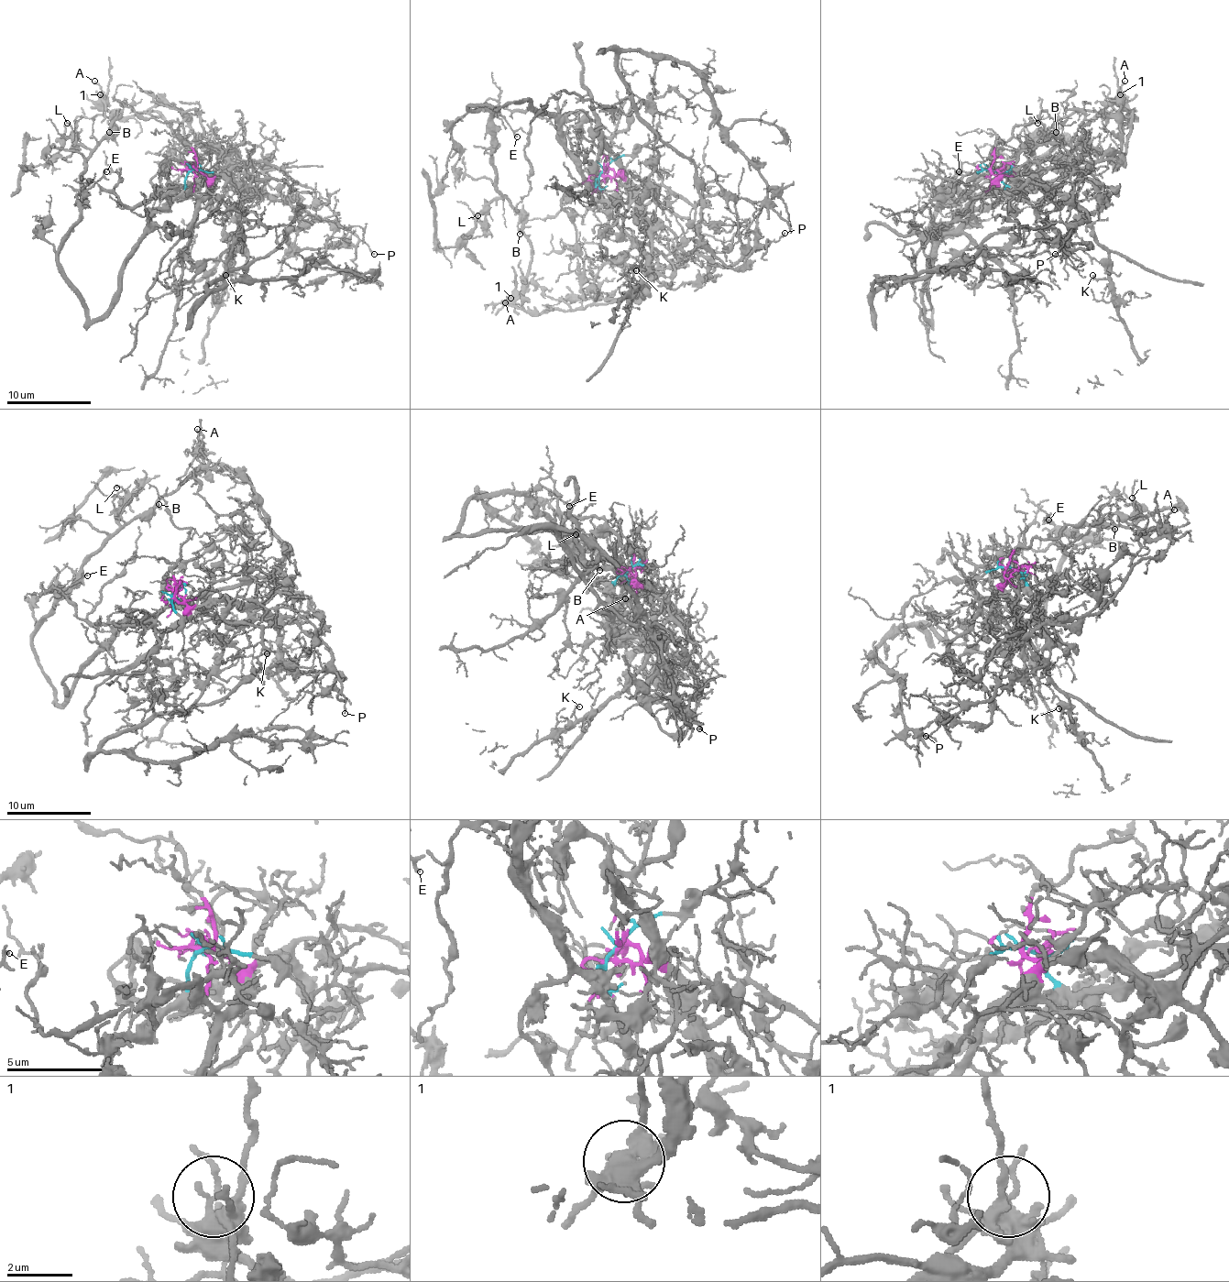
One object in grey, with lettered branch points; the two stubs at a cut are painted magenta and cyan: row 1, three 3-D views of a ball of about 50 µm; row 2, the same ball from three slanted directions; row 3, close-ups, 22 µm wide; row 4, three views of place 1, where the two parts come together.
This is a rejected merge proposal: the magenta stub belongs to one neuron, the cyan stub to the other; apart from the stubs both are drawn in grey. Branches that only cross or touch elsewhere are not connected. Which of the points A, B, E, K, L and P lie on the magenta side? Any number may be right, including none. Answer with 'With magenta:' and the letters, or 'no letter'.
With magenta: K, P

